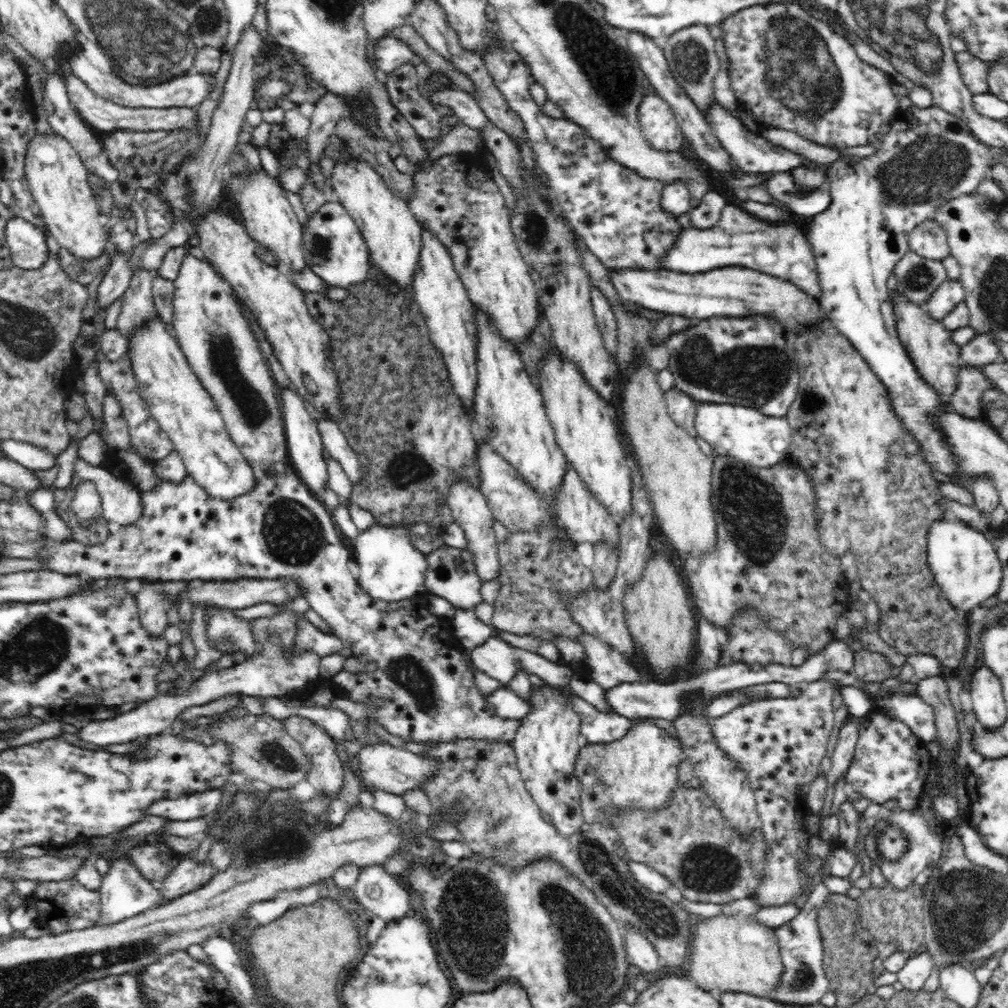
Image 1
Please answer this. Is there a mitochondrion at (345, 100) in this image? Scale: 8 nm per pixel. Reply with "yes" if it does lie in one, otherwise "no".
no

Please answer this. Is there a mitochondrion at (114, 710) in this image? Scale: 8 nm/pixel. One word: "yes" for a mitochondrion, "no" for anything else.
no

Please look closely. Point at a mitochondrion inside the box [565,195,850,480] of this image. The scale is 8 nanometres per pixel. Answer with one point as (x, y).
(758, 372)

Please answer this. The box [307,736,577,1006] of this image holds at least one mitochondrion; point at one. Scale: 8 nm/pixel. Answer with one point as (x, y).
(477, 908)

